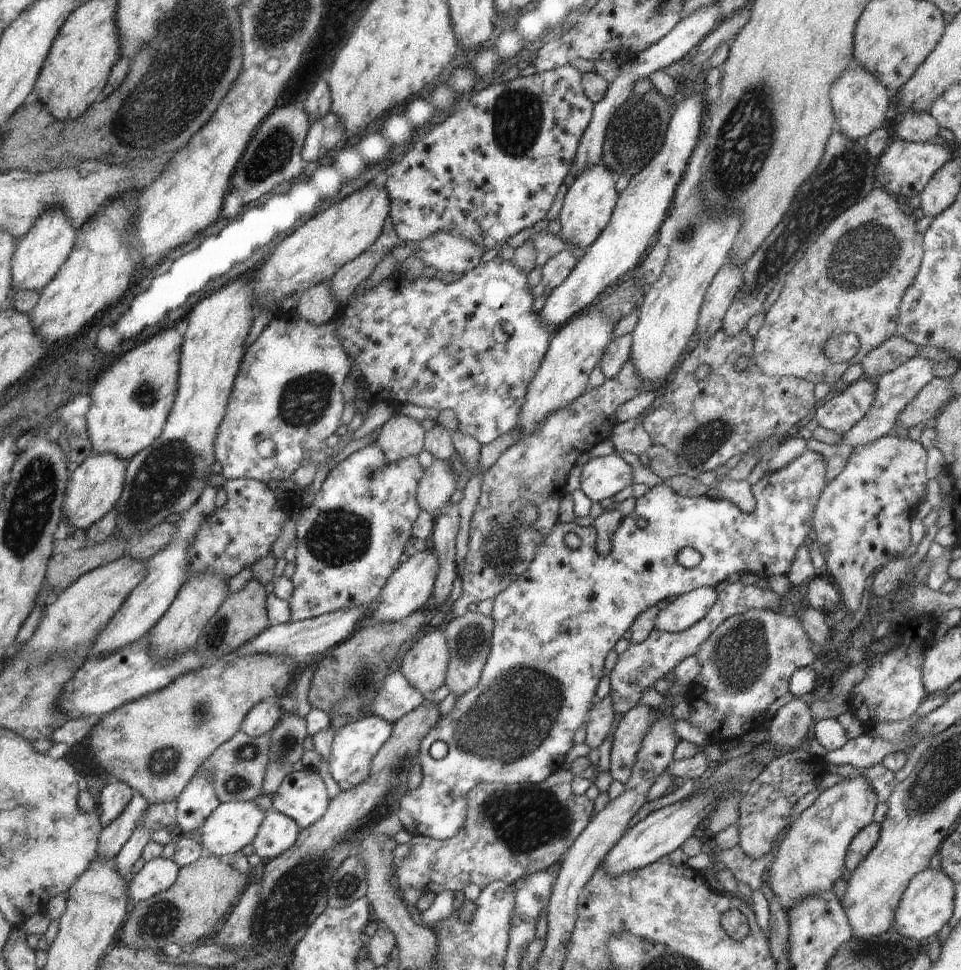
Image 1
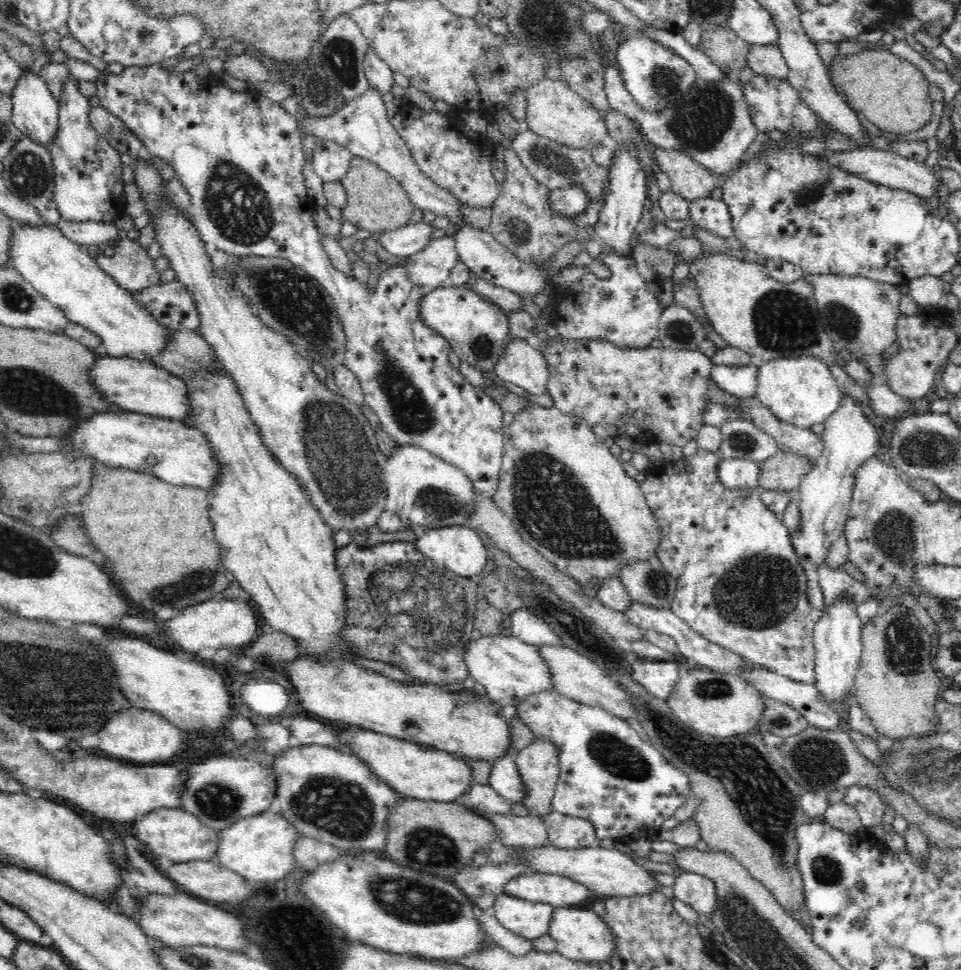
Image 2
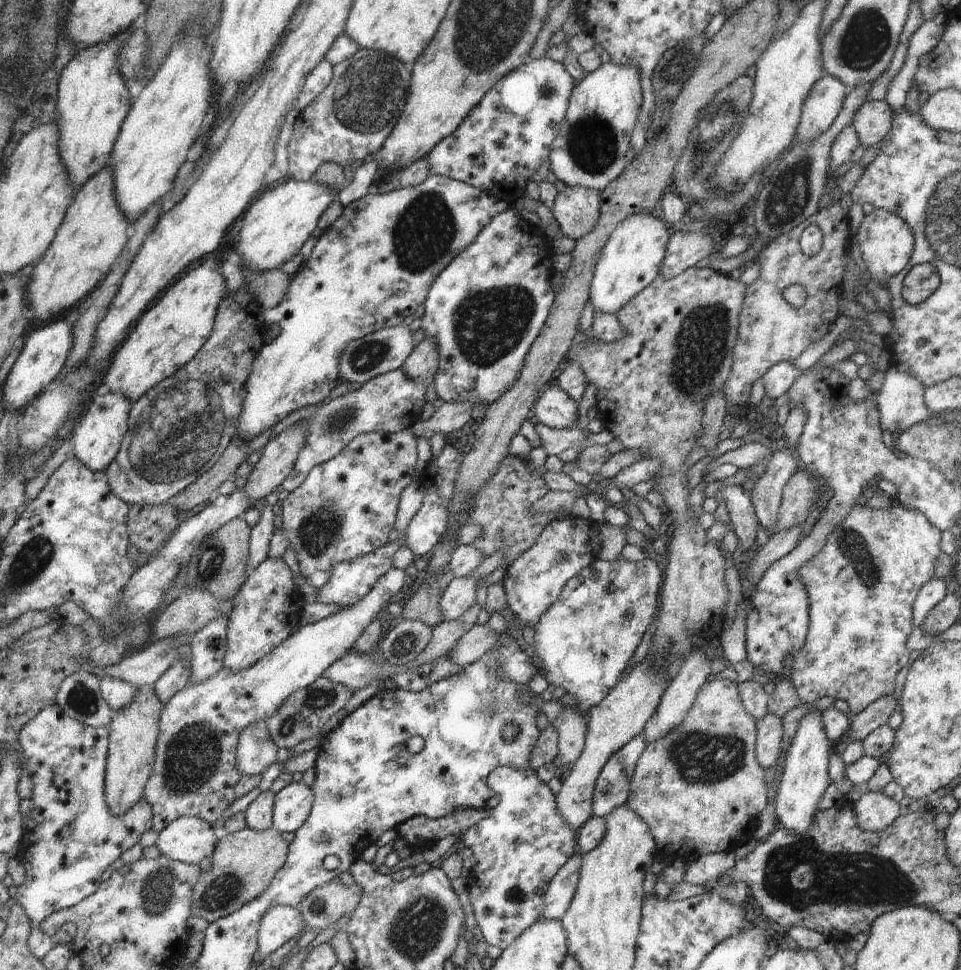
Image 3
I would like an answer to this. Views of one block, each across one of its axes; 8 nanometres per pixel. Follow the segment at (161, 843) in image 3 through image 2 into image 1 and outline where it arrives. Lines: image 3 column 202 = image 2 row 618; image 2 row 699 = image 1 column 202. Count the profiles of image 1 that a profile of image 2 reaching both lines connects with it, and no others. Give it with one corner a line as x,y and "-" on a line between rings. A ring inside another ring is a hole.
254,800
252,801
232,801
220,803
220,806
210,814
208,820
204,822
202,828
197,832
200,834
202,846
214,854
215,857
226,856
241,851
249,851
250,844
258,834
258,828
266,818
266,811
260,810

